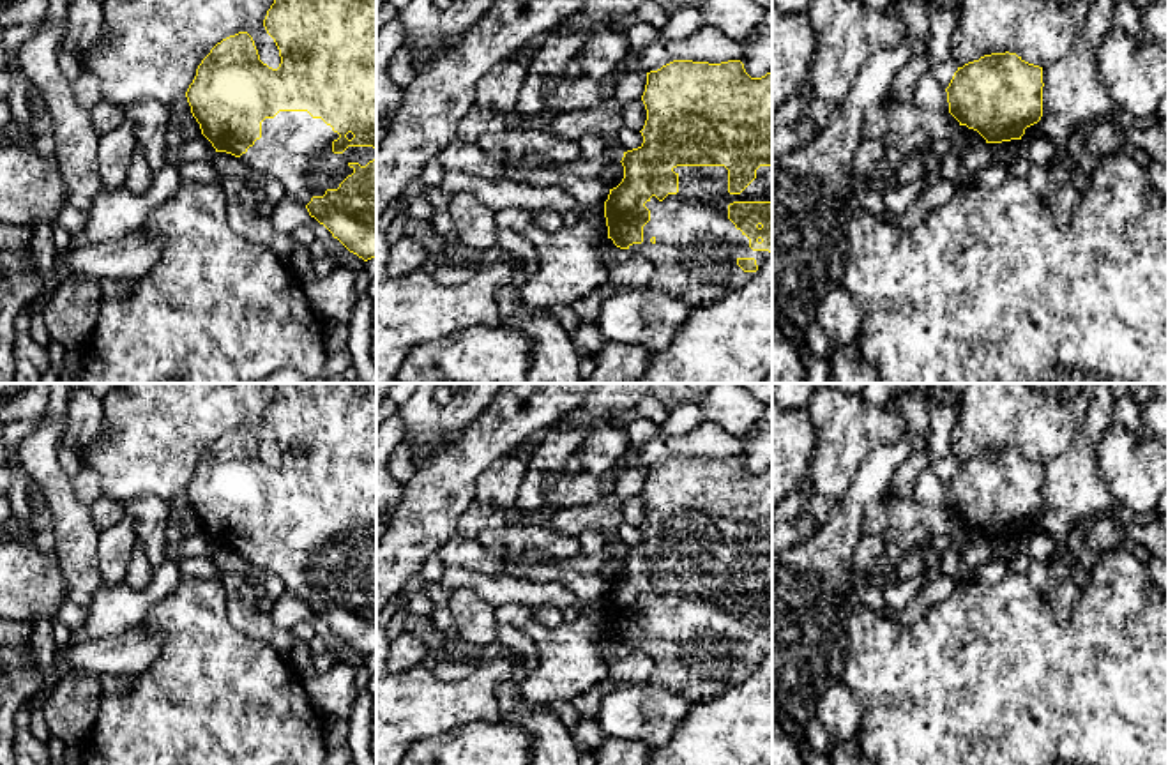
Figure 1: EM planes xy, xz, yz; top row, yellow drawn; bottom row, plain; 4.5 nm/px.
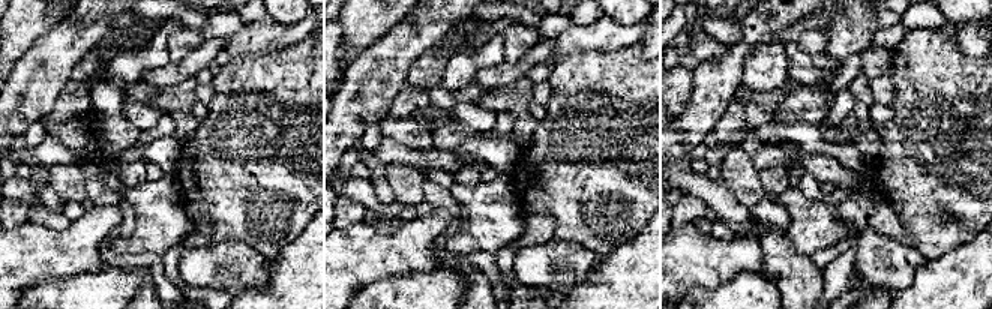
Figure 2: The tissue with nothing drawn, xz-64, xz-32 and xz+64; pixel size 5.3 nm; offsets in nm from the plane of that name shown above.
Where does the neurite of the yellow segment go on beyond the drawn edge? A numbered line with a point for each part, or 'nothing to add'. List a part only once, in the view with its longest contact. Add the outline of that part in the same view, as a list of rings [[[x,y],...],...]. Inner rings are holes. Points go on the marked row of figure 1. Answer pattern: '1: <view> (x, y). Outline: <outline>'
1: xy (295, 149). Outline: [[[279,111],[262,122],[262,138],[240,159],[247,168],[277,178],[286,196],[306,207],[313,196],[338,189],[353,173],[350,163],[366,166],[375,159],[373,147],[348,147],[334,154],[338,138],[330,125],[307,111]]]

